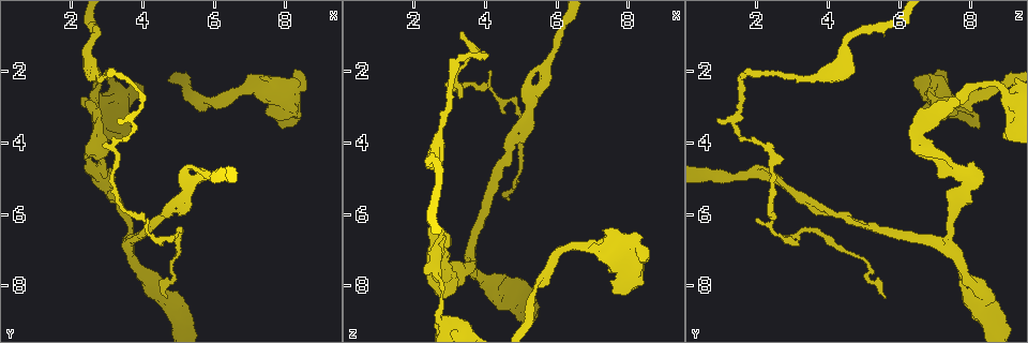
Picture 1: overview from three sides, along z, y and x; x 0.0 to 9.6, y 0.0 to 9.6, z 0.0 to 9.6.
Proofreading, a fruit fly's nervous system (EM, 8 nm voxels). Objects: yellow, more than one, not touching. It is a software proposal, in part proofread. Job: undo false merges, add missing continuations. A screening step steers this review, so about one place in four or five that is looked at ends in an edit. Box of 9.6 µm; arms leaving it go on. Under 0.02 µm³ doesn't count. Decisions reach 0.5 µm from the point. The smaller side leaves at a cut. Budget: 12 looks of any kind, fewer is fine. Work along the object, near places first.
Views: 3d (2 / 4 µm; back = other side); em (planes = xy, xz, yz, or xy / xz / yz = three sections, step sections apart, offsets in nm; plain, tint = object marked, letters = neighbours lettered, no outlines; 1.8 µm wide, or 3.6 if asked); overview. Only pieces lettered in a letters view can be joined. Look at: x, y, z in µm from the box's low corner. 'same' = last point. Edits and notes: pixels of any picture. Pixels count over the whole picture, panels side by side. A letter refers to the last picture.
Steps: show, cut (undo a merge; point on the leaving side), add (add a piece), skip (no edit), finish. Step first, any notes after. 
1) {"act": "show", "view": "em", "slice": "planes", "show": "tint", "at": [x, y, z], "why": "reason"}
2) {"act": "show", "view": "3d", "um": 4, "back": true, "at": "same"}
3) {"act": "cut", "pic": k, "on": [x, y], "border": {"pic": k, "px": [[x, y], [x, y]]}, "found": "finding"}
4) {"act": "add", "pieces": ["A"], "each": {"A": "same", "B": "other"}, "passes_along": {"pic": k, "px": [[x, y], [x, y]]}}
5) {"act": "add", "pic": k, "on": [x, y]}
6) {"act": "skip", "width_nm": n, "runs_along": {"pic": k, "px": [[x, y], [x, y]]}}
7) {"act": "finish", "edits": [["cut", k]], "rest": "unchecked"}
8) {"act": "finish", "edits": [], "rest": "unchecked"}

{"act": "show", "view": "3d", "um": 2, "at": [4.55, 8.25, 8.20], "why": "arms part here"}

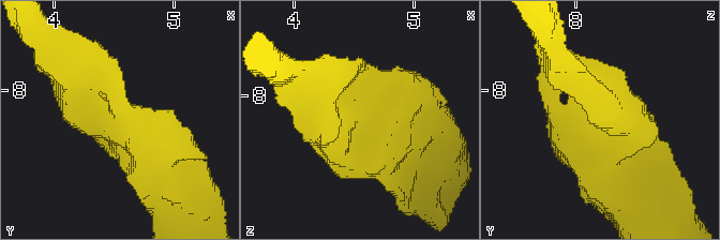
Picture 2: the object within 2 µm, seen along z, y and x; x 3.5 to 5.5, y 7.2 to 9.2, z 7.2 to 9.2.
{"act": "show", "view": "em", "slice": "planes", "show": "plain", "at": [4.54, 8.26, 8.12]}

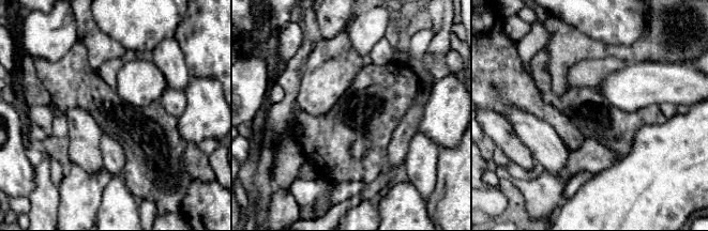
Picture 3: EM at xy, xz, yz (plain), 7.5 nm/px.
{"act": "show", "view": "em", "slice": "planes", "show": "letters", "at": "same", "why": "see the neighbours"}

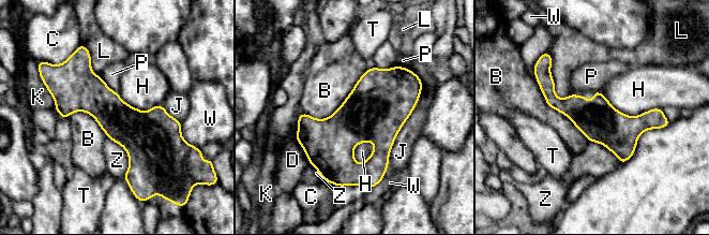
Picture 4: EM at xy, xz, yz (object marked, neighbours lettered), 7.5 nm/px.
{"act": "skip", "longest_contact_nm": ["J", 800], "each": {"B": "other", "C": "other", "D": "other", "H": "other", "J": "other", "K": "other", "L": "other", "P": "other", "T": "other", "W": "other", "Z": "other"}, "border": {"pic": 4, "px": [[599, 90], [627, 115], [662, 109]]}, "found": "continuous, no second neuron"}

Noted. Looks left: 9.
{"act": "show", "view": "em", "slice": "yz", "step": 8, "show": "letters", "at": [3.70, 6.65, 7.35], "why": "abrupt turn"}

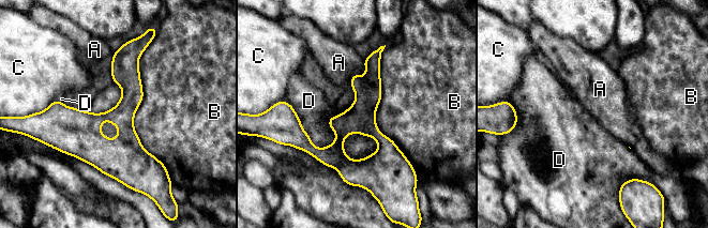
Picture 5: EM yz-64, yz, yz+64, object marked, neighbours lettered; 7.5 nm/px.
{"act": "skip", "width_nm": 180, "each": {"A": "other", "B": "other", "C": "other", "D": "other"}, "border": {"pic": 5, "px": [[363, 59], [351, 88]]}, "found": "continuous, no second neuron"}

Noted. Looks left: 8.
{"act": "show", "view": "em", "slice": "yz", "step": 4, "show": "tint", "at": [3.00, 4.95, 7.55], "why": "abrupt turn"}

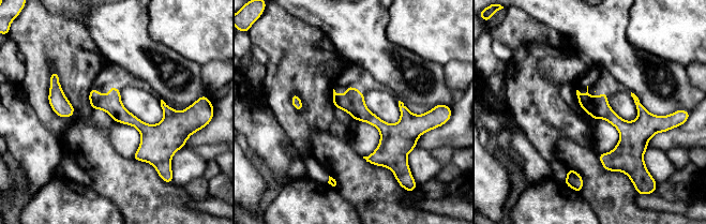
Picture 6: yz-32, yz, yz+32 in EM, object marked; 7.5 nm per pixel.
{"act": "show", "view": "em", "slice": "yz", "step": 4, "show": "letters", "at": "same", "why": "what lies round it"}

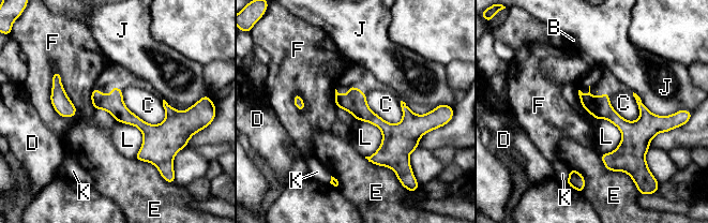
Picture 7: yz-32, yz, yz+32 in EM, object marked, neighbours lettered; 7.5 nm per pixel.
{"act": "skip", "width_nm": 150, "each": {"B": "other", "C": "other", "D": "other", "E": "other", "F": "other", "J": "other", "K": "other", "L": "other"}, "found": "continuous, no second neuron"}

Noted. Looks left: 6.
{"act": "show", "view": "3d", "um": 2, "at": [4.60, 8.35, 5.55], "why": "tapers out"}

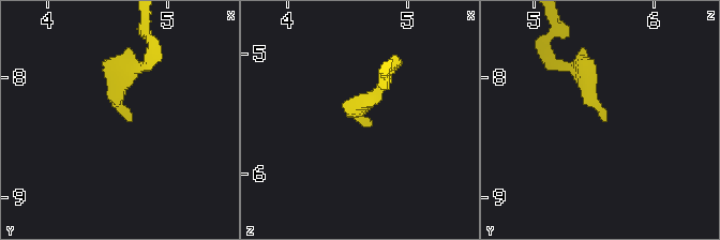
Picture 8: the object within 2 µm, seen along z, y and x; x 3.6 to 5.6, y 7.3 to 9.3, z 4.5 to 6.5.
{"act": "show", "view": "em", "slice": "yz", "step": 4, "show": "tint", "at": [4.68, 8.38, 5.58], "why": "shape alone is not enough"}

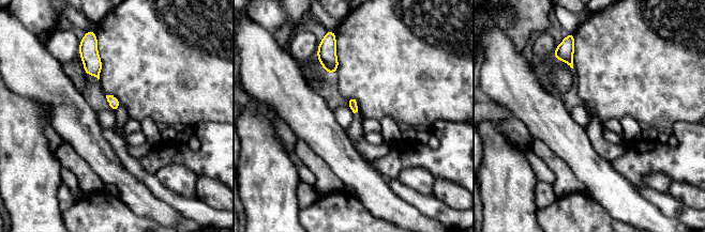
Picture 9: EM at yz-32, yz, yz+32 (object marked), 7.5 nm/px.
{"act": "show", "view": "em", "slice": "planes", "show": "letters", "at": "same"}

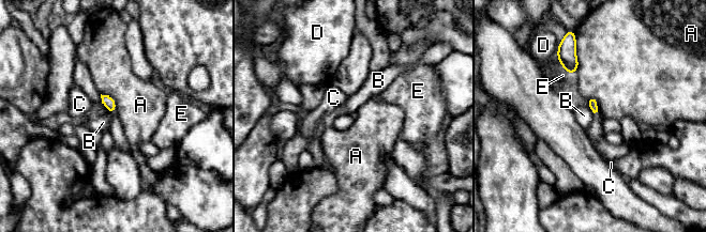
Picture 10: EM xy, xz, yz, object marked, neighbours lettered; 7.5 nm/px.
{"act": "skip", "each": {"A": "other", "B": "other", "C": "other", "D": "other", "E": "other"}, "border": {"pic": 10, "px": [[589, 106], [594, 112]]}, "found": "none of them fits"}

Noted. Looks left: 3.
{"act": "show", "view": "3d", "um": 2, "at": [7.50, 3.10, 7.65], "why": "stops while still wide"}

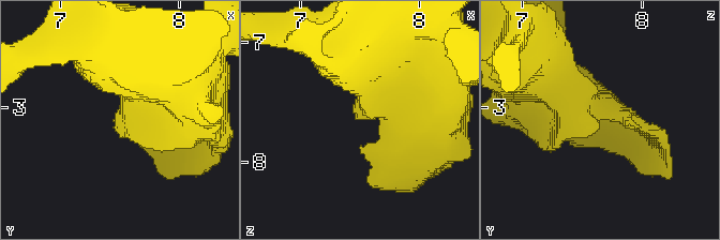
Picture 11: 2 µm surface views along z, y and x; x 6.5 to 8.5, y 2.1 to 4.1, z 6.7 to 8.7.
{"act": "show", "view": "em", "slice": "yz", "step": 4, "show": "letters", "at": [7.46, 3.16, 7.66]}

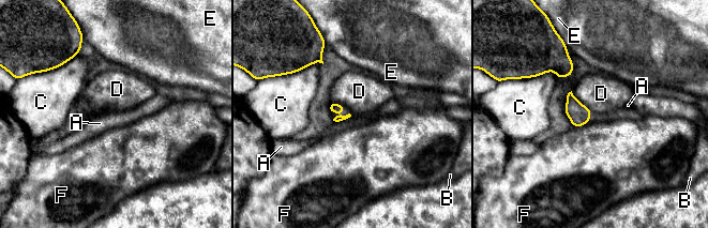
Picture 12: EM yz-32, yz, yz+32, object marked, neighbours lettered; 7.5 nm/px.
{"act": "show", "view": "em", "slice": "planes", "show": "letters", "at": "same"}

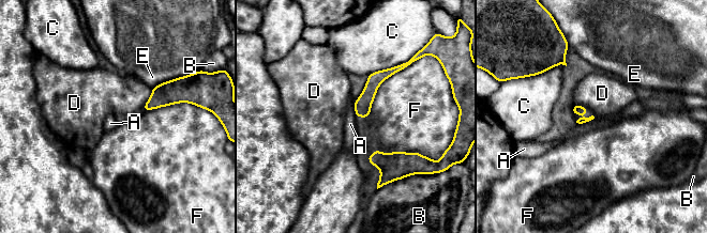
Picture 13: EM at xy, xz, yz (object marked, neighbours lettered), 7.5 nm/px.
{"act": "skip", "each": {"A": "other", "B": "other", "C": "other", "D": "other", "E": "other", "F": "other"}, "border": {"pic": 13, "px": [[593, 118], [576, 123]]}, "found": "none of them fits"}

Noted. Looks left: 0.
{"act": "finish", "edits": [], "rest": "unchecked"}

